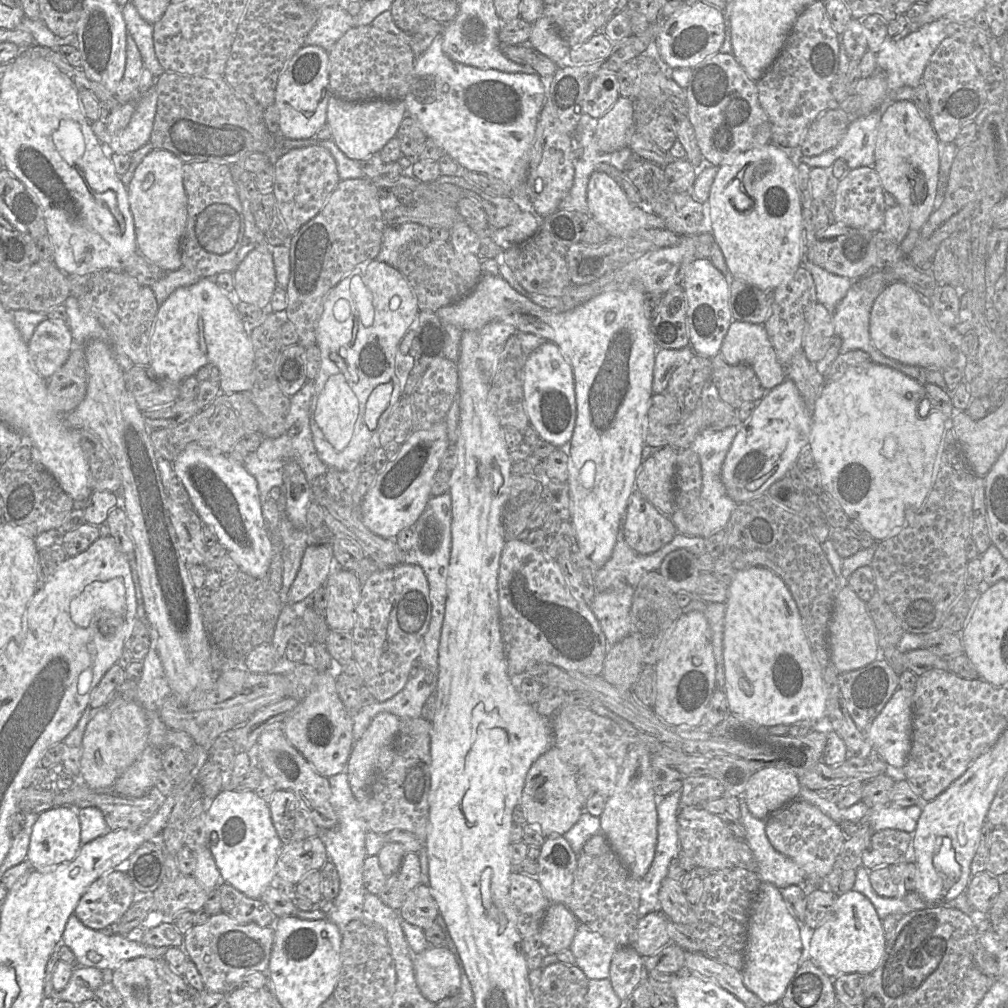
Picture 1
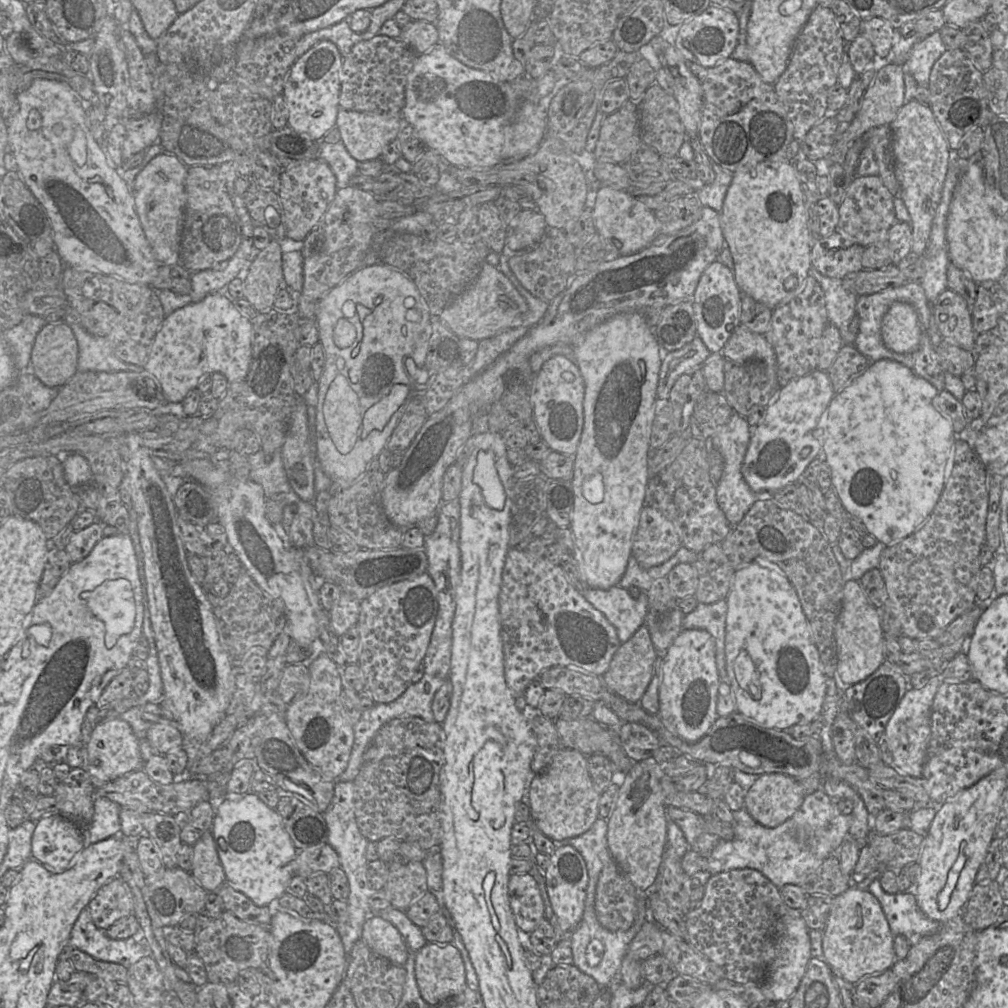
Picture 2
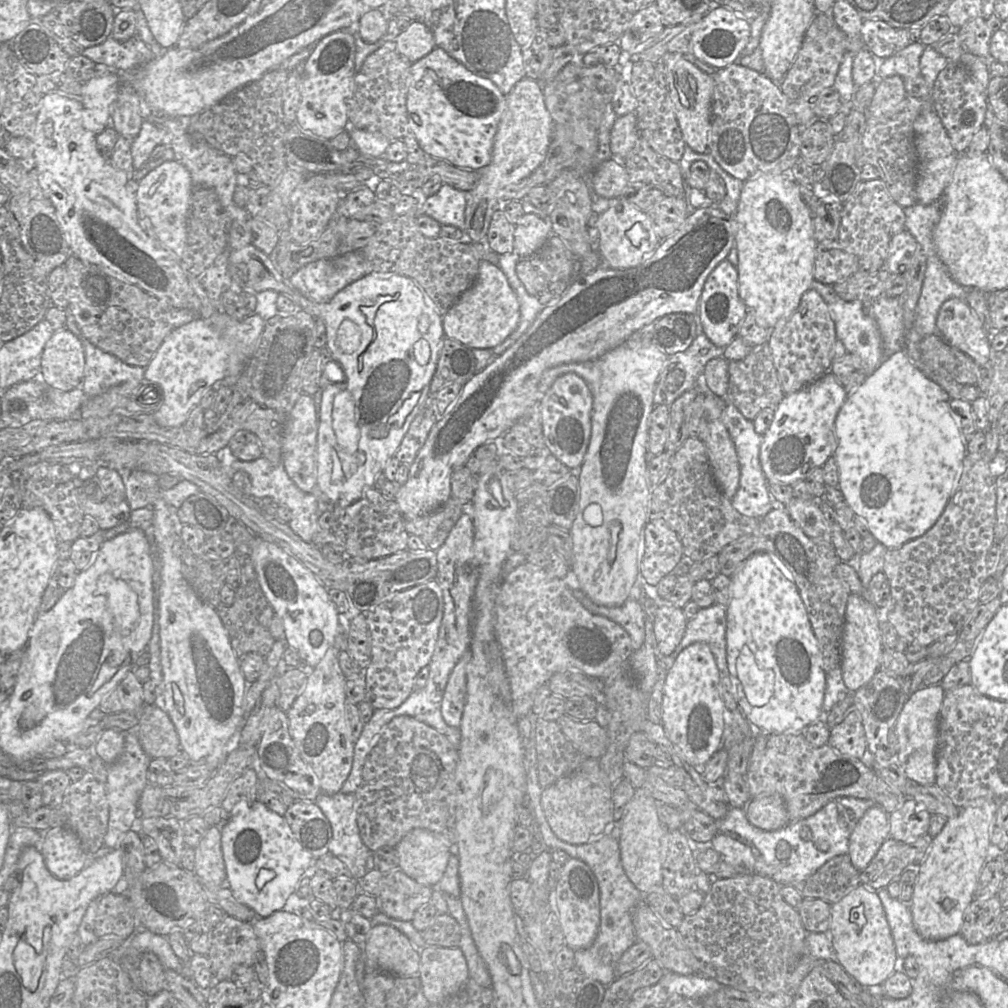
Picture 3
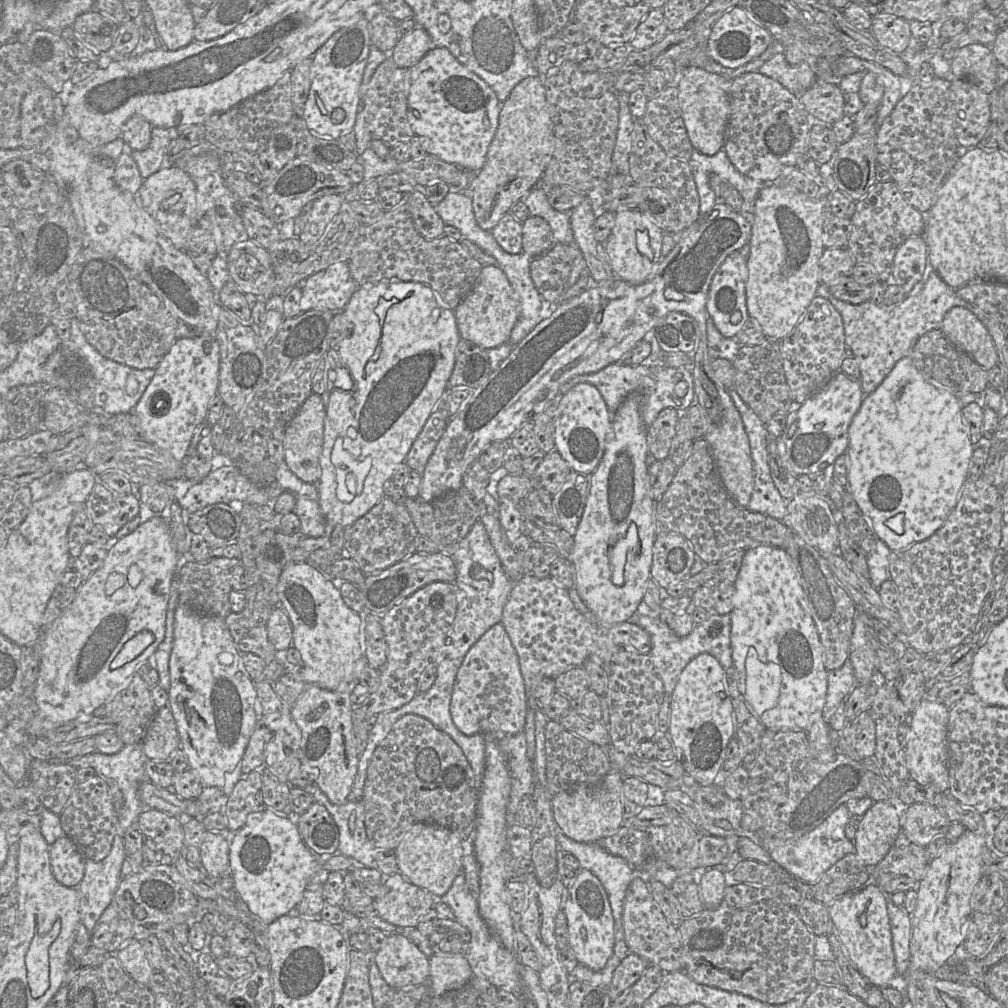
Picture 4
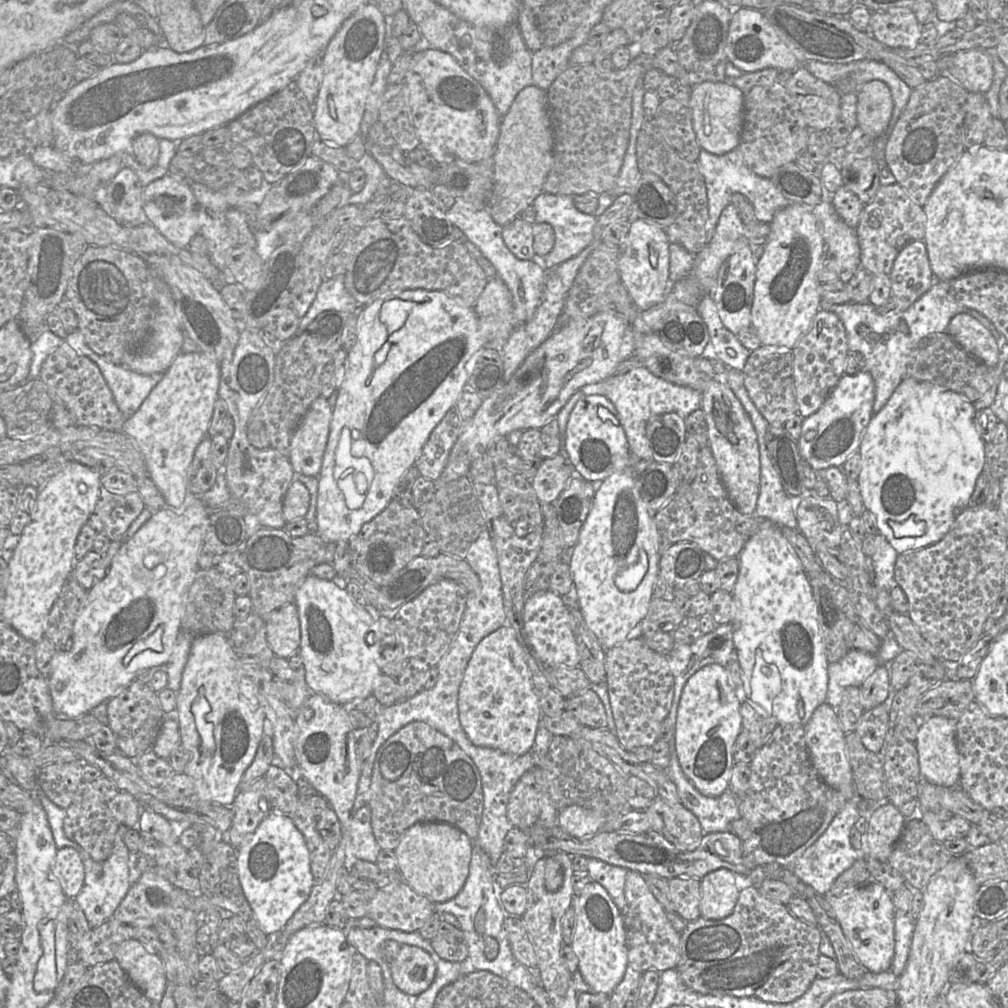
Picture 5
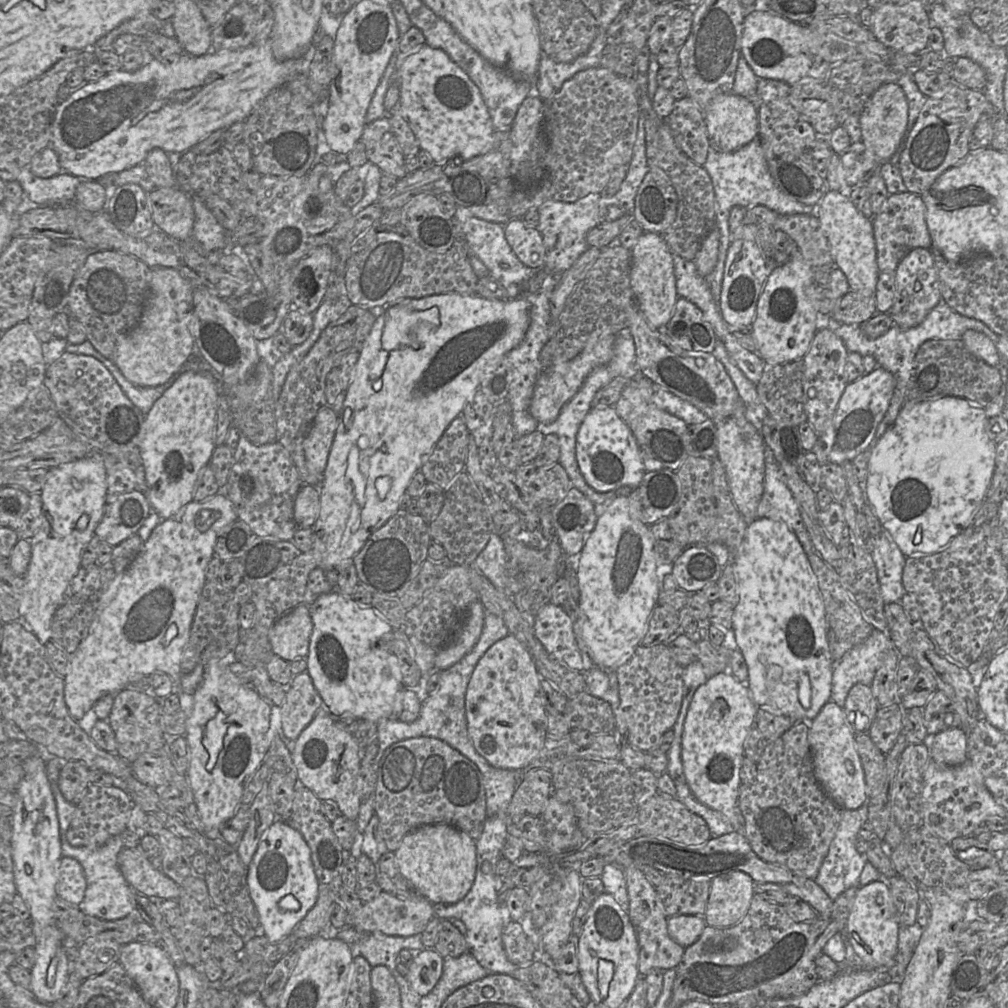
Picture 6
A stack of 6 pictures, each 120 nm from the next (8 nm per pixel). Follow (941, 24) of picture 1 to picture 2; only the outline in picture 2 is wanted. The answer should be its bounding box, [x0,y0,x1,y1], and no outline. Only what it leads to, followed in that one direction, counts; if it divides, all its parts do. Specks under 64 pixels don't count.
[885,29,946,86]

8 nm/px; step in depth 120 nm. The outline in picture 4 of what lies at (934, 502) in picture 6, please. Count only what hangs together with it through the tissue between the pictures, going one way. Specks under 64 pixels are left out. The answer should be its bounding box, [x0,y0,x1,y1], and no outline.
[846,356,974,551]

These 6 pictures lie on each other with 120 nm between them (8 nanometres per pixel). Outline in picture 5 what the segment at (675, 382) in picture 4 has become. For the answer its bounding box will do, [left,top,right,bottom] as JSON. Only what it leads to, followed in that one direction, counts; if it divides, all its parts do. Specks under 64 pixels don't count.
[581,366,701,461]

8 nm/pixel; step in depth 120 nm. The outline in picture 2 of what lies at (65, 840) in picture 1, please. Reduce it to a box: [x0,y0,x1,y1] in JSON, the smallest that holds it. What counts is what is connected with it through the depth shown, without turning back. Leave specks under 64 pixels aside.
[32,813,86,872]

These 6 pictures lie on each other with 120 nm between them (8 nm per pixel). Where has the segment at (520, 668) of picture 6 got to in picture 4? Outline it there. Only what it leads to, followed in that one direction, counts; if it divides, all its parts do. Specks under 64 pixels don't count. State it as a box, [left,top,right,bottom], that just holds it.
[450,624,527,735]

